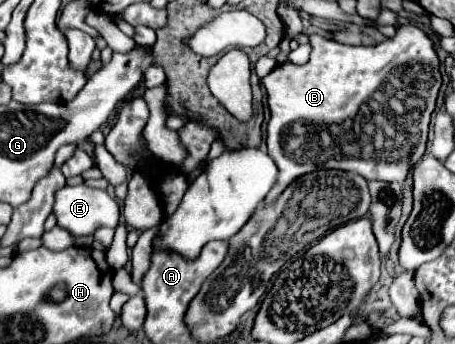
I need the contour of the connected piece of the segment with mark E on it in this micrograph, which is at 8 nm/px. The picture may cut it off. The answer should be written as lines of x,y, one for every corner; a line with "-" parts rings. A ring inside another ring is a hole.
82,184
82,186
62,186
60,190
56,190
56,200
54,200
52,212
54,212
60,228
68,230
72,236
88,236
88,234
94,234
102,226
116,228
118,216
120,216
120,206
110,192
88,188

